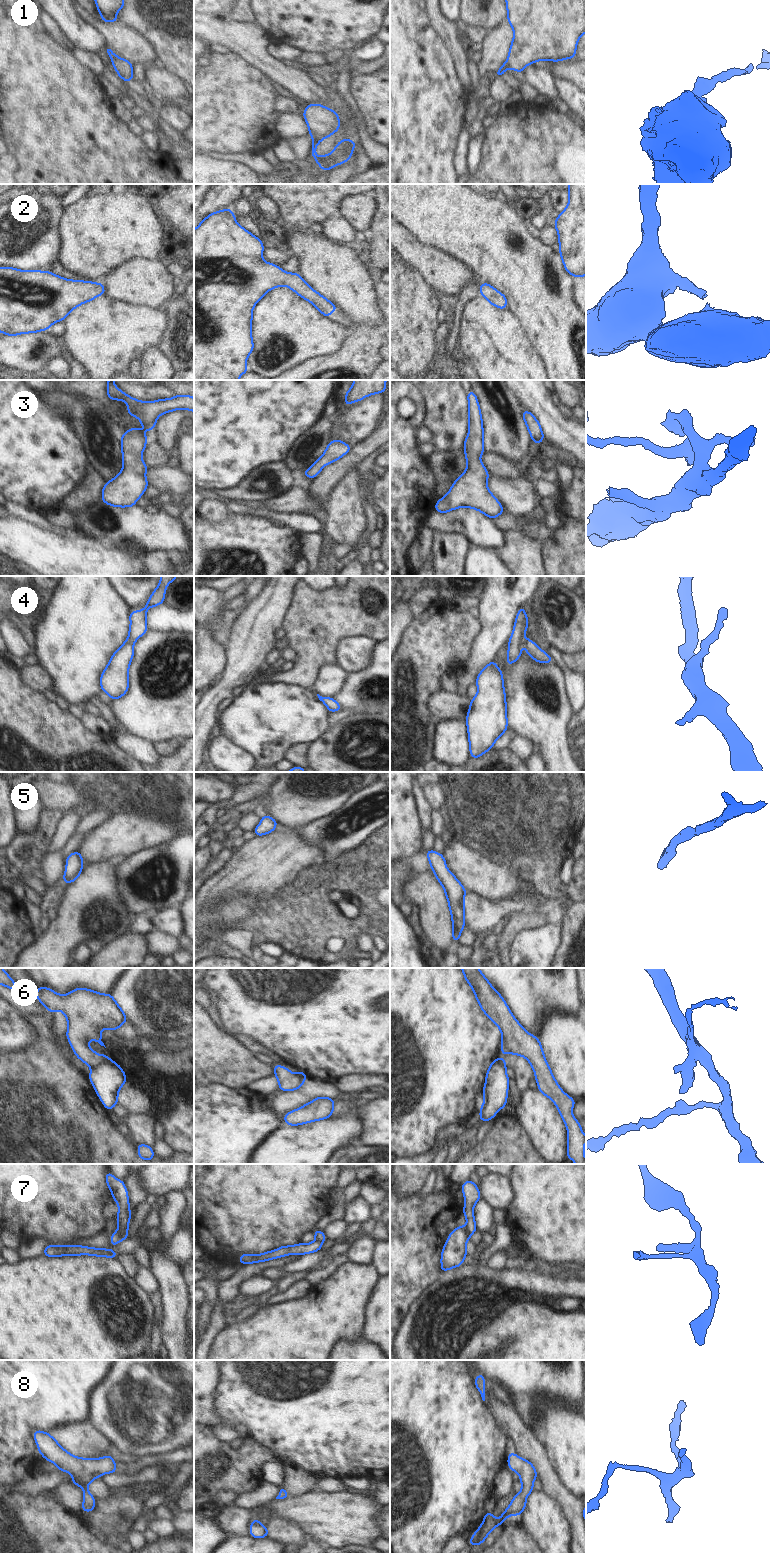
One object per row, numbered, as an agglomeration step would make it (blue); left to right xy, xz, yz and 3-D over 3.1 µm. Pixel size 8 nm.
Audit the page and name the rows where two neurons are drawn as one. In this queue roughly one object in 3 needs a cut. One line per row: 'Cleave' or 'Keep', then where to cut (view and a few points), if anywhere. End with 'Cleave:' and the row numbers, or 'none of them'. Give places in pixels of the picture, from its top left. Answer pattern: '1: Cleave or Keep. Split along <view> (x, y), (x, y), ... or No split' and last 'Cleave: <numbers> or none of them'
1: Keep. No split
2: Keep. No split
3: Keep. No split
4: Keep. No split
5: Keep. No split
6: Cleave. Split along xy (108, 1058), (103, 1063), (92, 1068)
7: Cleave. Split along xy (127, 1224), (121, 1230), (117, 1242)
8: Keep. No split
Cleave: 6, 7.

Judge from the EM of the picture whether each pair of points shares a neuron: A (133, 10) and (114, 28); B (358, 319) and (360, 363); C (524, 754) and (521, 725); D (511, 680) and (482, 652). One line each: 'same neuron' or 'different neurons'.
A: different neurons
B: different neurons
C: different neurons
D: different neurons

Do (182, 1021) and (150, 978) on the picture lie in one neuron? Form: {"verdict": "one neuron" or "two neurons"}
{"verdict": "one neuron"}

